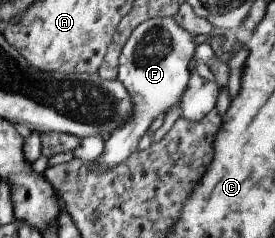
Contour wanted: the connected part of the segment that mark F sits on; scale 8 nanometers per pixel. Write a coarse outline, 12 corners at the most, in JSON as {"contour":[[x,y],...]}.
{"contour":[[173,16],[146,20],[121,51],[131,118],[92,161],[109,170],[179,104],[195,34]]}

